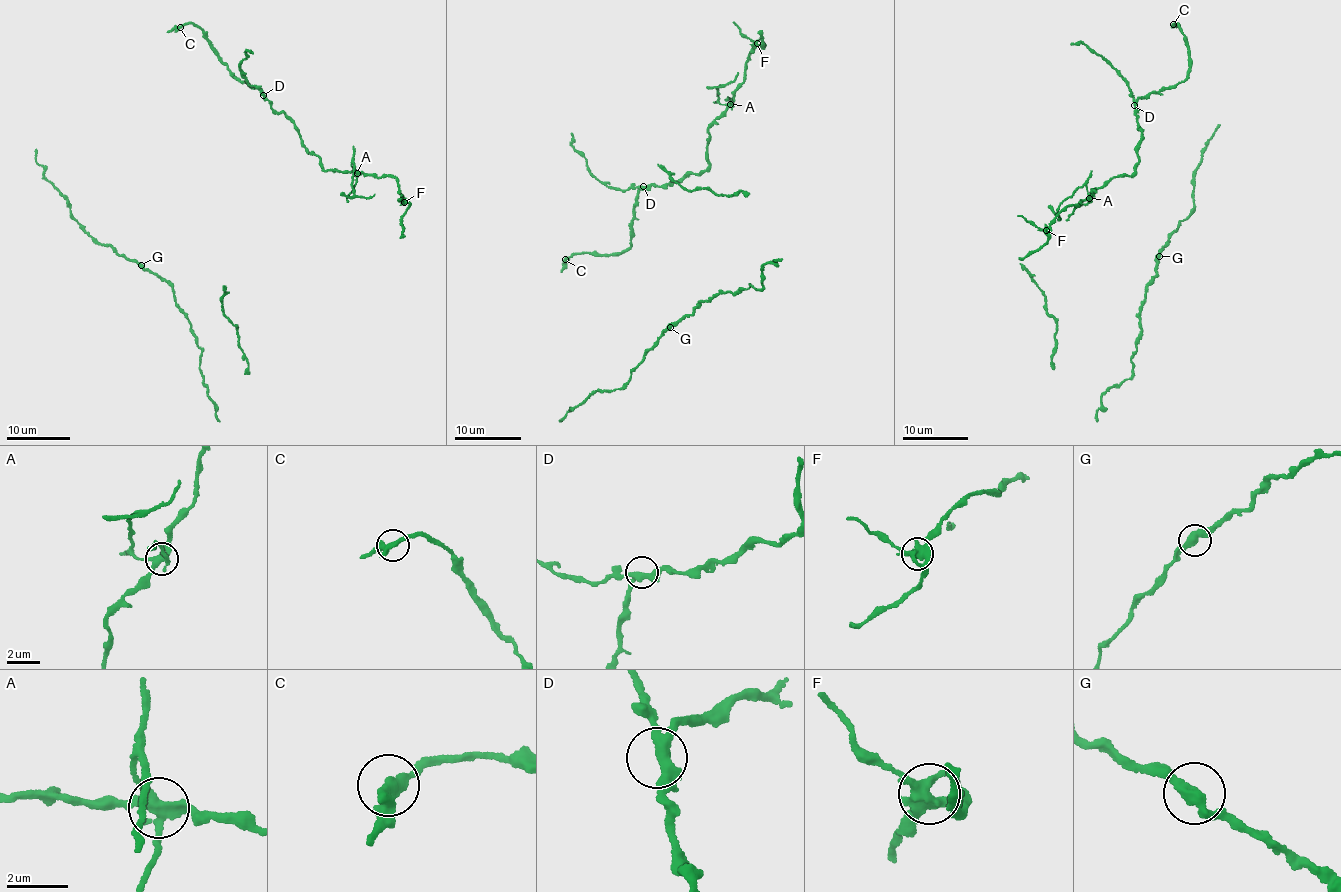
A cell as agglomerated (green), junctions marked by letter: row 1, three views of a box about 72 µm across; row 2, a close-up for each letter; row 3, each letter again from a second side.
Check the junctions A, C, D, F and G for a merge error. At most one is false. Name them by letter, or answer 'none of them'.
A

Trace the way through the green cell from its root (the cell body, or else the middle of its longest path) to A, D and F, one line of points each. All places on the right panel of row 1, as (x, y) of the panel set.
A: (1182, 32), (1189, 61), (1185, 79), (1137, 100), (1141, 133), (1134, 172), (1110, 178), (1089, 198)
D: (1182, 32), (1189, 61), (1185, 79), (1168, 88), (1139, 97), (1134, 105)
F: (1182, 32), (1185, 79), (1137, 100), (1134, 172), (1065, 206), (1046, 230)

